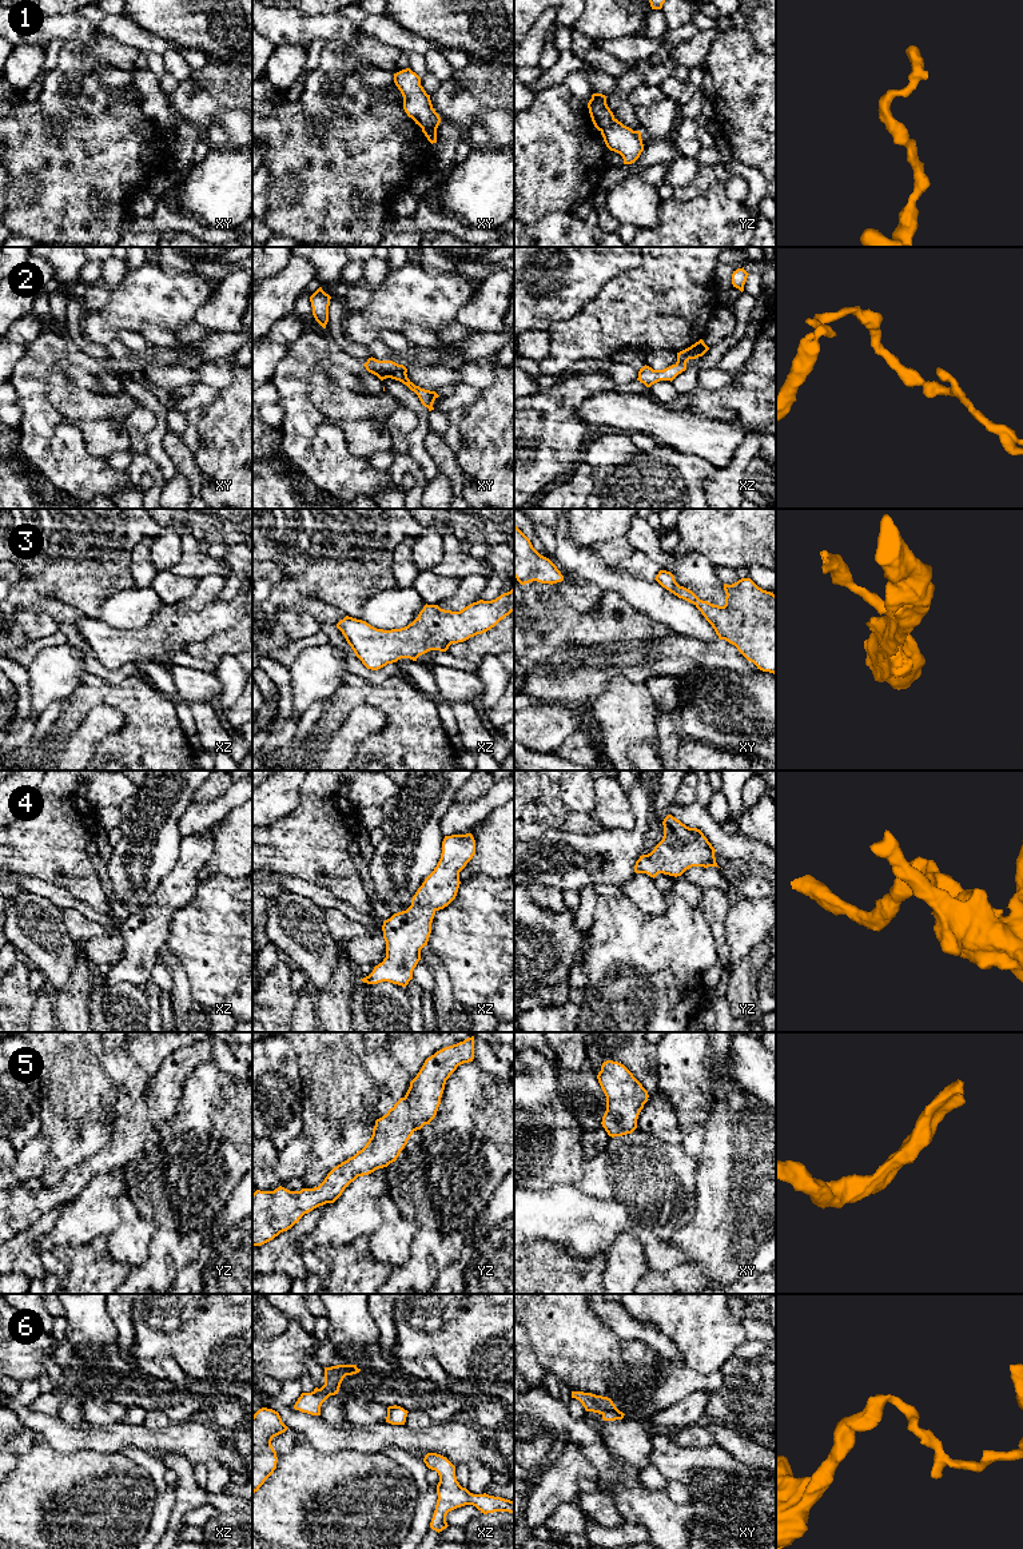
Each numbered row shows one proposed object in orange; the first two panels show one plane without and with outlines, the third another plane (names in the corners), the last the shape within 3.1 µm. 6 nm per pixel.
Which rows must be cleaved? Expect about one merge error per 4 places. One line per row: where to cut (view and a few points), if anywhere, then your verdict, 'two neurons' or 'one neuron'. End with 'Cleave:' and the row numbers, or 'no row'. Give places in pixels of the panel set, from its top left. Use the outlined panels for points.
1: no cut; one neuron
2: no cut; one neuron
3: no cut; one neuron
4: no cut; one neuron
5: no cut; one neuron
6: cut in xy along (616, 1408), (602, 1414); two neurons
Cleave: 6

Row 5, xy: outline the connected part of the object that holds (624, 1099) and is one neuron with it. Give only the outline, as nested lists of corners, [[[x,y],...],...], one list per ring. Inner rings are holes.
[[[613,1060],[602,1063],[597,1079],[606,1096],[602,1127],[612,1138],[632,1134],[648,1102],[648,1091],[624,1064]]]

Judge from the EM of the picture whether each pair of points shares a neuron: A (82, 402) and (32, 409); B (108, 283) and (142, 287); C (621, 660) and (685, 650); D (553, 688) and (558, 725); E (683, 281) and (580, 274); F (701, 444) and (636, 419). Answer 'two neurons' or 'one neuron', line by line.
A: two neurons
B: two neurons
C: one neuron
D: two neurons
E: two neurons
F: one neuron

